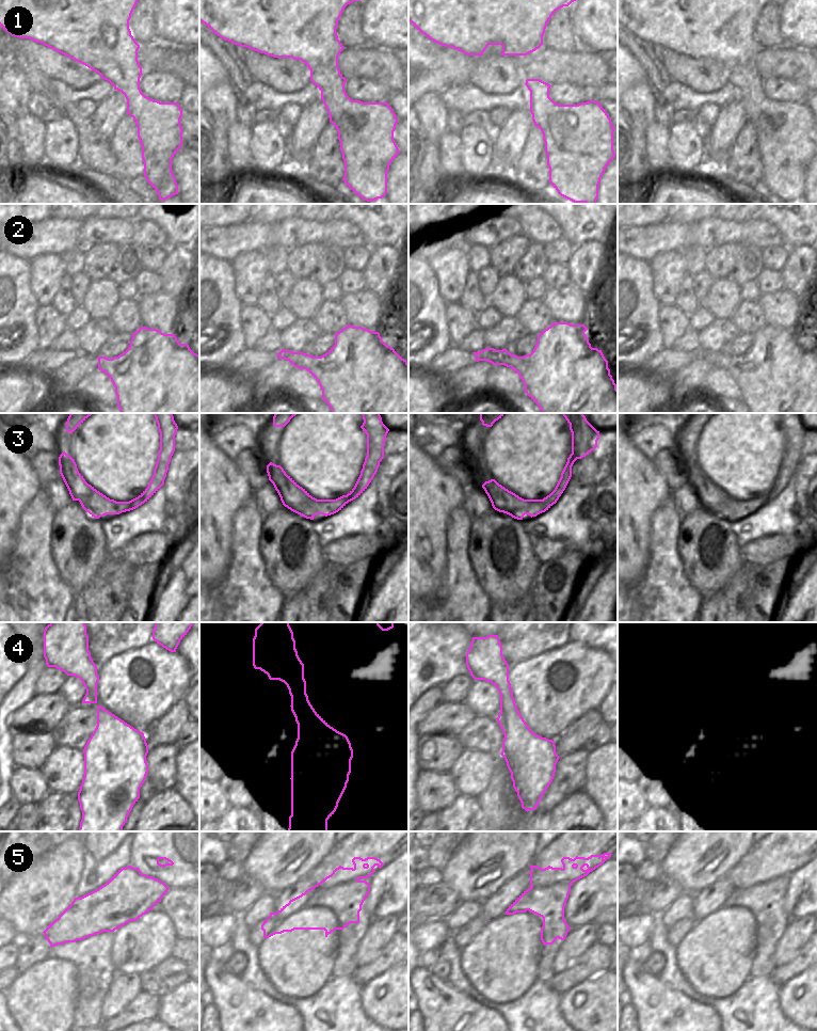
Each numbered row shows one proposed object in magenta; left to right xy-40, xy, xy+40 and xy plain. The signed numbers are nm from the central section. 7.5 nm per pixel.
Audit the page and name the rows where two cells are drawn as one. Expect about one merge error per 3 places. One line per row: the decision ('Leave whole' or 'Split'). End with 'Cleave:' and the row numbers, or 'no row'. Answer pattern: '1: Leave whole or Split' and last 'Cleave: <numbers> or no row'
1: Leave whole
2: Leave whole
3: Leave whole
4: Leave whole
5: Leave whole
Cleave: no row

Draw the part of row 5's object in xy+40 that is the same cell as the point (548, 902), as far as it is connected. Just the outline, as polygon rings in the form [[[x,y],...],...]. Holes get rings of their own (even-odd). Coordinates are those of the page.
[[[611,853],[591,855],[588,858],[563,857],[562,868],[548,866],[542,869],[530,866],[530,888],[524,891],[507,909],[506,915],[527,910],[543,918],[541,940],[552,945],[557,938],[564,940],[570,926],[564,920],[564,907],[574,882],[587,876],[611,857]]]

